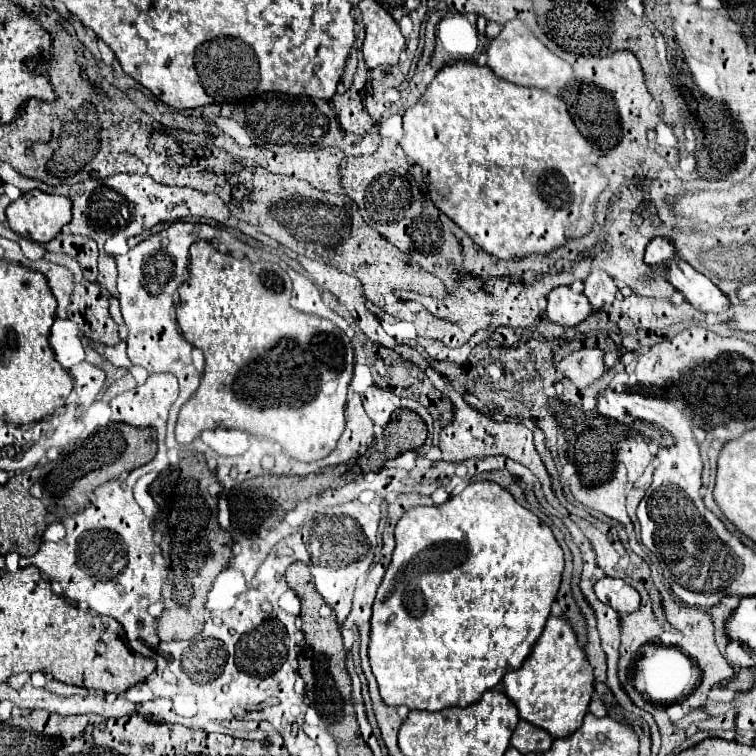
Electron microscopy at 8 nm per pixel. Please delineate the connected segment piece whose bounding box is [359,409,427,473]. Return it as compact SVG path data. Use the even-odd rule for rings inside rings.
M397 409L385 427L385 433L381 439L377 439L367 453L361 457L361 473L367 471L379 471L385 461L397 457L403 451L419 449L427 439L427 425L425 421L409 411L409 409Z

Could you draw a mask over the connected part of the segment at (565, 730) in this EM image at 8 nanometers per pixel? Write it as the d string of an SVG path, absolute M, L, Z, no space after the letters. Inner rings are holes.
M551 615L529 657L519 669L503 677L501 687L503 693L519 709L521 719L527 719L537 727L549 731L555 739L567 737L577 727L581 727L581 721L587 715L589 701L593 697L593 667L577 643L577 635L571 623L565 617Z

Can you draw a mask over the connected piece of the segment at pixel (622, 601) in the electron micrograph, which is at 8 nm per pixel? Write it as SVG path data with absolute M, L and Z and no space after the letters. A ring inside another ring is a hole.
M603 577L595 583L595 595L599 601L613 607L619 615L629 615L641 607L639 593L621 579Z

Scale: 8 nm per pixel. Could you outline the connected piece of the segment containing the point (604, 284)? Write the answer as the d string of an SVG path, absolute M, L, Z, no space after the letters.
M601 269L593 271L587 279L585 279L585 289L583 289L585 297L589 299L589 303L595 309L601 309L603 305L613 303L615 293L617 293L617 285L615 281Z

